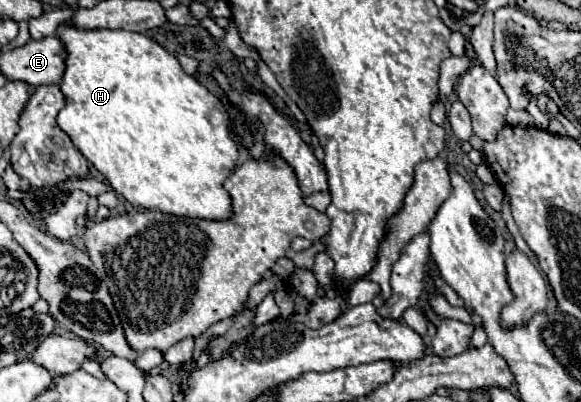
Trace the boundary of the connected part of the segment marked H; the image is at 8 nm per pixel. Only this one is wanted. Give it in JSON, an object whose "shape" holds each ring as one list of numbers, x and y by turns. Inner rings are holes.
{"shape":[[59,24,57,38,63,42,63,48,67,52,65,56,65,74,61,80,61,92,65,96,65,108,57,114,59,128,71,138,71,142,79,148,79,152,107,178,111,188,123,196,127,202,131,202,137,208,145,210,161,210,175,216,187,216,187,218,207,218,207,220,225,220,231,216,231,196,225,192,223,182,235,168,237,160,237,142,231,136,231,118,219,98,215,98,205,86,201,86,193,76,185,74,179,60,169,54,161,44,151,40,149,36,143,36,139,32,125,32,125,30,83,30,75,24]]}

